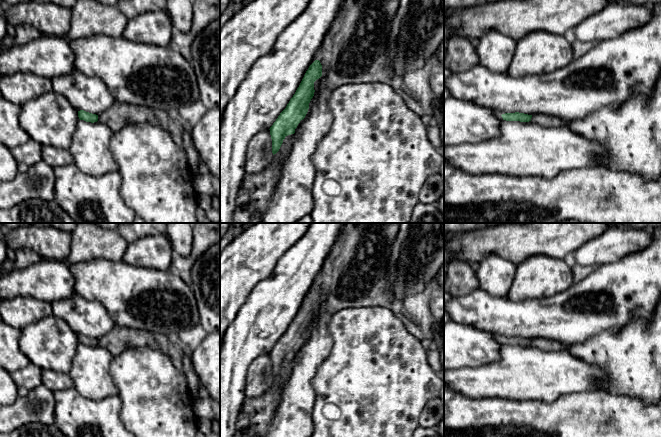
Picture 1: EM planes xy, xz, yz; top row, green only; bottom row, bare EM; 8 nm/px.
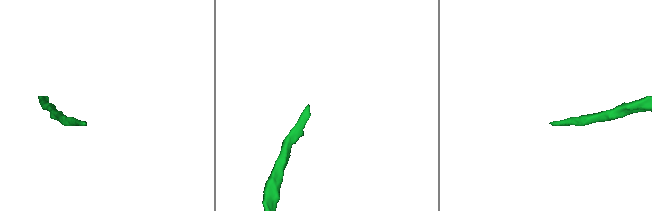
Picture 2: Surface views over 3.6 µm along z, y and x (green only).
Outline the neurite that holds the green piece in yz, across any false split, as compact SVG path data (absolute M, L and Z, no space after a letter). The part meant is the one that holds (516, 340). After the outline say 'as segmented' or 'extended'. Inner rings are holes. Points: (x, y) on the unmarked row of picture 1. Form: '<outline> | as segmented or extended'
M505 337L501 339L503 344L506 345L520 345L520 346L529 346L539 348L546 351L558 351L563 348L563 344L554 340L537 338L537 339L528 339L524 337Z | extended

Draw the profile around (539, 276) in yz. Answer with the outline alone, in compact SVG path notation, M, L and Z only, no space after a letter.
M539 254L516 266L506 298L521 302L549 297L568 289L573 283L572 268L563 259Z

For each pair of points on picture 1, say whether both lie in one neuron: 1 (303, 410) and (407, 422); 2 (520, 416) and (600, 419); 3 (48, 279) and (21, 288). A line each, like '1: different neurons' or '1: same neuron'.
1: different neurons
2: same neuron
3: same neuron

